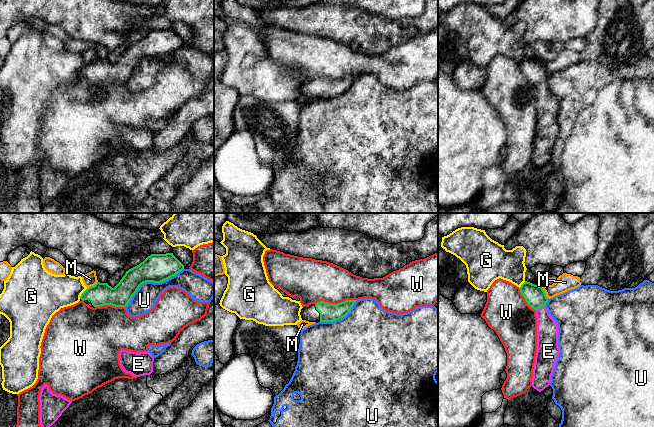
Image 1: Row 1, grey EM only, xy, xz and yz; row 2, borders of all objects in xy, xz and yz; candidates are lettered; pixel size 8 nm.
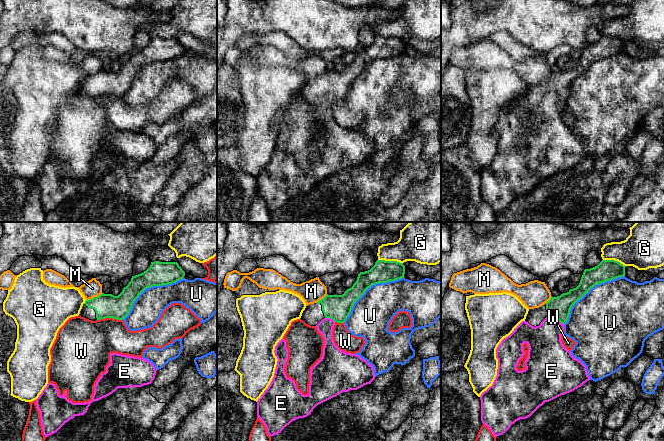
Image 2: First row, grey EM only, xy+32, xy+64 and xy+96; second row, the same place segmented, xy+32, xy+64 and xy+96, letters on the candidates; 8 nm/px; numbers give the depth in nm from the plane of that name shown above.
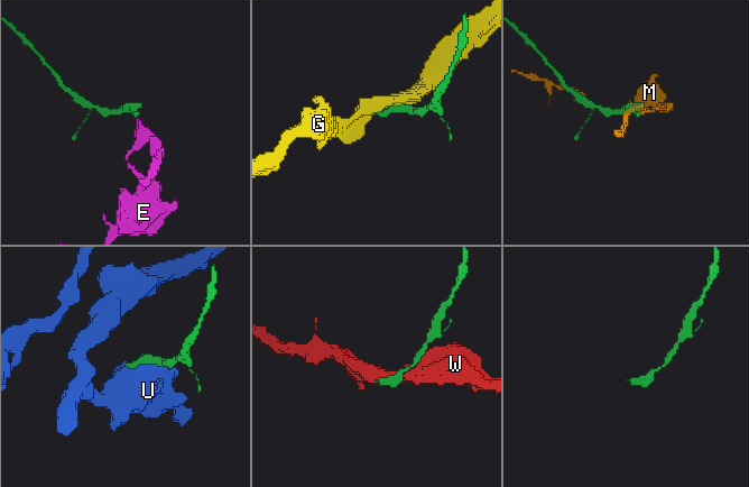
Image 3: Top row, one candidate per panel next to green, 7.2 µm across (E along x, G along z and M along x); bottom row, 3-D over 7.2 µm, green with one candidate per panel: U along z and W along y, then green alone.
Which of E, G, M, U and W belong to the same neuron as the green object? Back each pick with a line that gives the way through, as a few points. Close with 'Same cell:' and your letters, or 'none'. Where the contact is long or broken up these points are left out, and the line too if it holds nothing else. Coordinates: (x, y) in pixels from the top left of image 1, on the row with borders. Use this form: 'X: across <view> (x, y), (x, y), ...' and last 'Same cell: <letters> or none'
E: across yz (534, 295), (540, 307), (547, 329)
Same cell: E

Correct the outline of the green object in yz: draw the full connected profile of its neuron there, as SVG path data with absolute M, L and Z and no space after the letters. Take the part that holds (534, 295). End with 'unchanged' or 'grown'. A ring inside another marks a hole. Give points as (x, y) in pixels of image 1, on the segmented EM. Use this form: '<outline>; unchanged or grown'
M525 281L520 287L520 292L527 304L536 311L537 352L532 387L541 392L550 385L551 376L559 357L559 329L556 321L545 307L548 298L541 286Z; grown

